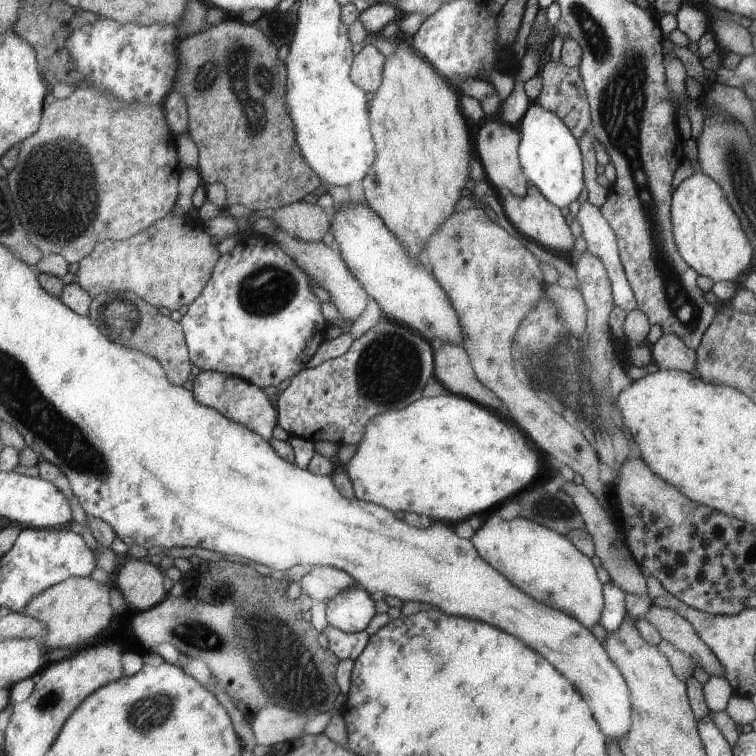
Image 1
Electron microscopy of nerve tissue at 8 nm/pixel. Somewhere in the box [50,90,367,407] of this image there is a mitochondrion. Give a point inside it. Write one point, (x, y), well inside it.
(267, 288)

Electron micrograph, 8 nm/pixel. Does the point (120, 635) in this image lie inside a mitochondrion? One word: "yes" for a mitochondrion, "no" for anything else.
no

